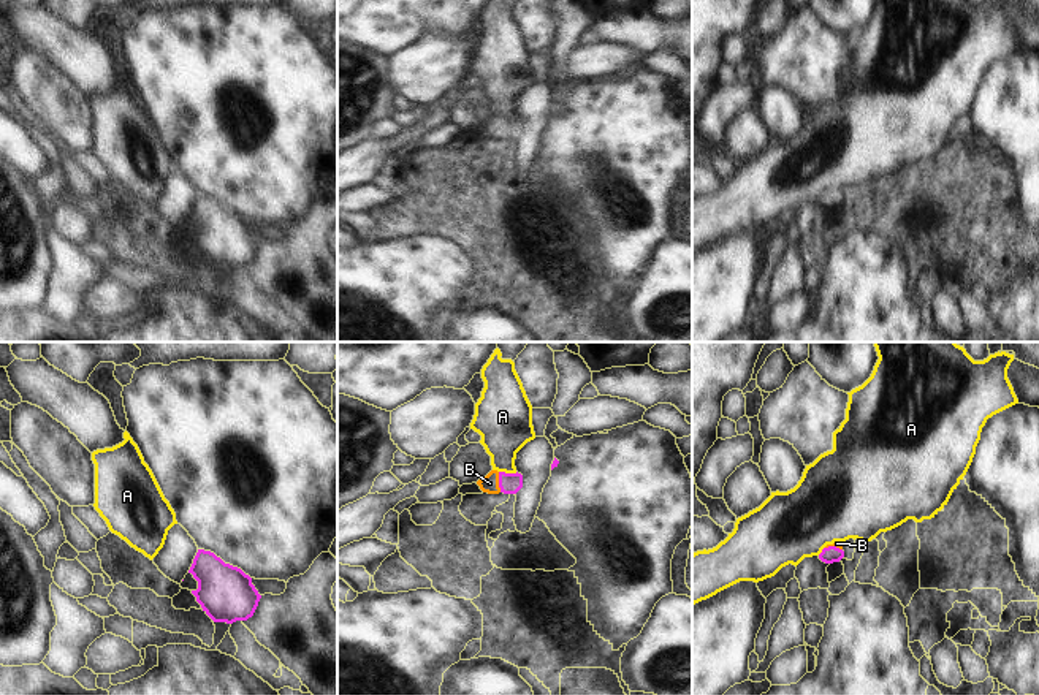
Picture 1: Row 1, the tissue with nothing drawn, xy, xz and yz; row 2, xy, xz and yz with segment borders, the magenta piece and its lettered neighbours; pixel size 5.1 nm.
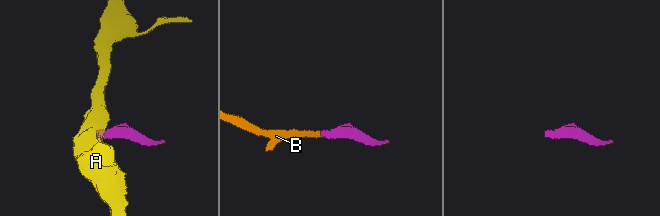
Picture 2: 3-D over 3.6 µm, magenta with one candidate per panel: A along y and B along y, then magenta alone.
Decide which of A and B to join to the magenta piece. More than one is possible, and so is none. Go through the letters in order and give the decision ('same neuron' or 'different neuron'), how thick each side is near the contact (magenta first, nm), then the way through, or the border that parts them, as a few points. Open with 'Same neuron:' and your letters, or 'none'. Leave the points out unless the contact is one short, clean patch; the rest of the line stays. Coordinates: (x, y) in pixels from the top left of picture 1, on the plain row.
Same neuron: B
A: different neuron; 110 nm thick on the magenta side, 280 nm on the other; border along xz (499, 116), (517, 117)
B: same neuron; 110 nm thick on the magenta side, 90 nm on the other; runs through xz (510, 129), (499, 127), (490, 129)

